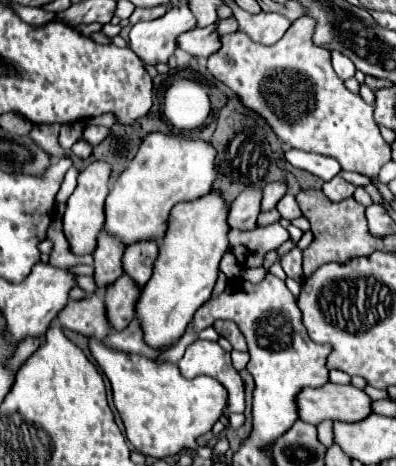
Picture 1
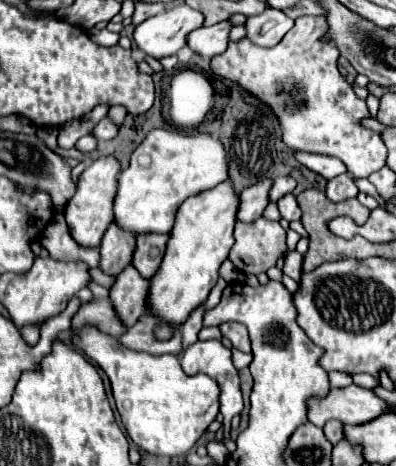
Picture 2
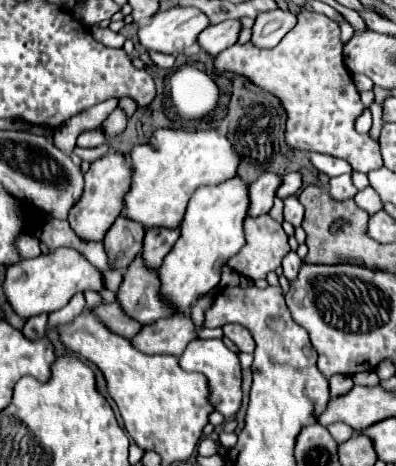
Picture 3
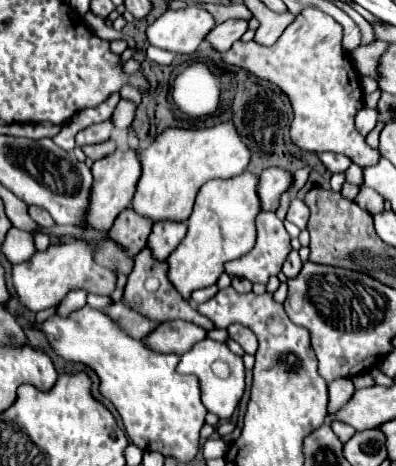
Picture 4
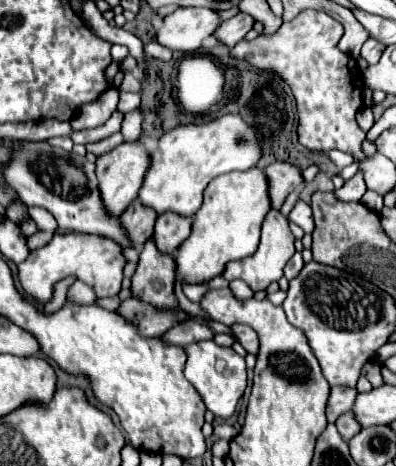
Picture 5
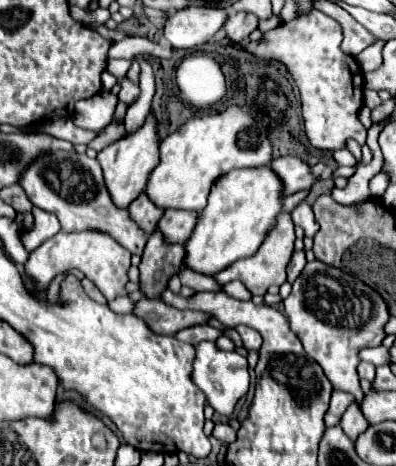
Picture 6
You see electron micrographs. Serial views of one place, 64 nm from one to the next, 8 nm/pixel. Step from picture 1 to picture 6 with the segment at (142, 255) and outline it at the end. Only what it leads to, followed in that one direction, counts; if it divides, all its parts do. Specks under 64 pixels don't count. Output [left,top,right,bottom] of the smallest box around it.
[158,210,196,244]

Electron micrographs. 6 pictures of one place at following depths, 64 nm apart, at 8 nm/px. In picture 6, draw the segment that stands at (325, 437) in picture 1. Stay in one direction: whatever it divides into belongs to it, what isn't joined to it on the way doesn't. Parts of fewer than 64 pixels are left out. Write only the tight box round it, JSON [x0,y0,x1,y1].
[340,404,368,440]

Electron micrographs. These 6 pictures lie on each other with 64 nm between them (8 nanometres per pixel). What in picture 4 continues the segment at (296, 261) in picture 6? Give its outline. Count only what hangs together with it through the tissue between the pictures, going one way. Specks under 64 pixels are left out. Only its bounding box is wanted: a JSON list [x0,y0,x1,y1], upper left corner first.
[282,250,302,278]

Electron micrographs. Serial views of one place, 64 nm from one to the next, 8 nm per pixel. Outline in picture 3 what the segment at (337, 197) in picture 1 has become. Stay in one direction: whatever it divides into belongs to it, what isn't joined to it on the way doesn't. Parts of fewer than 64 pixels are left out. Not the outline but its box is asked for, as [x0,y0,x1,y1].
[330,174,356,200]

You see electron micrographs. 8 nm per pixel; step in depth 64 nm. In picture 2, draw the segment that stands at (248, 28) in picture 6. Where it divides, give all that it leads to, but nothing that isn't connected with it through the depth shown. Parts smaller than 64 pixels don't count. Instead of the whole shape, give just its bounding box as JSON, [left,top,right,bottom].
[188,22,230,58]

